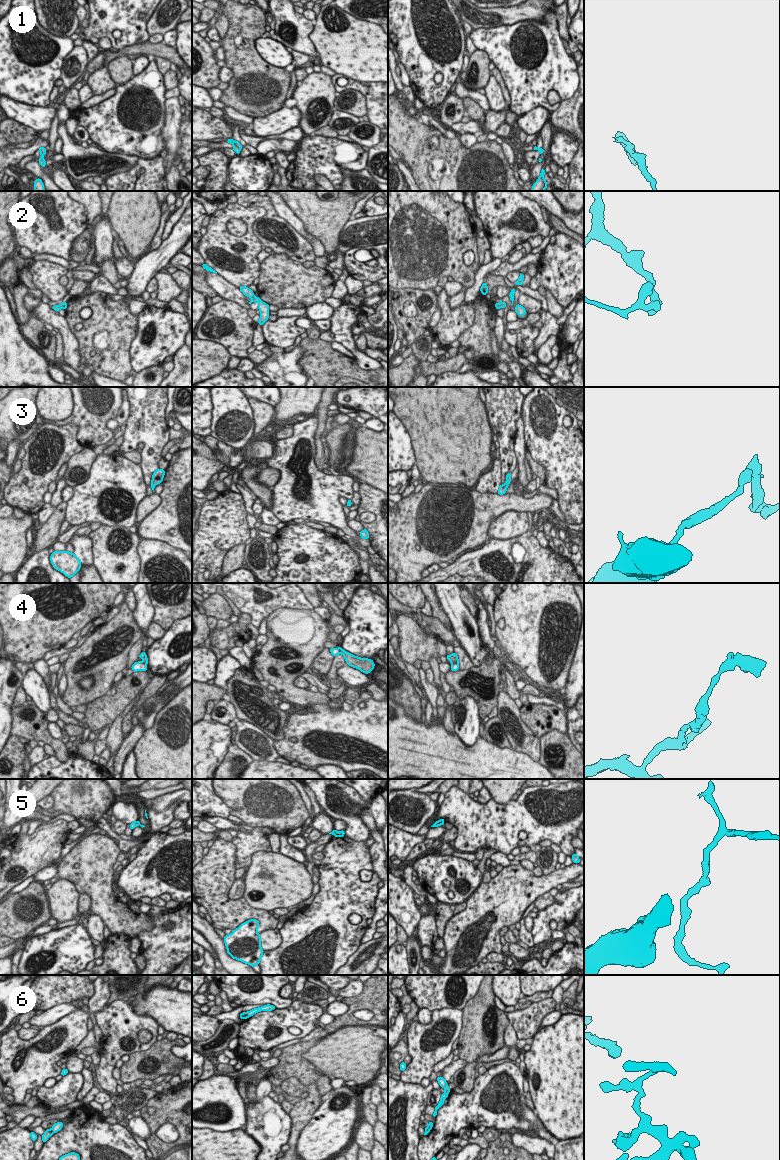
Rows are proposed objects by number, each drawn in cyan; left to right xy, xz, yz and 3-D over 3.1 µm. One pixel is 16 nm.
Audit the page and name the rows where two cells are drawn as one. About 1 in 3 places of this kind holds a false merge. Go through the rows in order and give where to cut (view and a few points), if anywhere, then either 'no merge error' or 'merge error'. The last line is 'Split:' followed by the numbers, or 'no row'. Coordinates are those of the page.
1: cut xz (234, 144), (240, 149); merge error
2: cut none; no merge error
3: cut none; no merge error
4: cut xz (339, 646), (340, 652); merge error
5: cut yz (438, 820), (443, 822); merge error
6: cut xy (50, 1129), (52, 1133); merge error
Split: 1, 4, 5, 6

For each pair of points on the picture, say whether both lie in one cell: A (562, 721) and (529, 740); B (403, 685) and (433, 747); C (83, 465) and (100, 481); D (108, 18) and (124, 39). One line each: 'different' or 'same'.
A: different
B: different
C: different
D: same

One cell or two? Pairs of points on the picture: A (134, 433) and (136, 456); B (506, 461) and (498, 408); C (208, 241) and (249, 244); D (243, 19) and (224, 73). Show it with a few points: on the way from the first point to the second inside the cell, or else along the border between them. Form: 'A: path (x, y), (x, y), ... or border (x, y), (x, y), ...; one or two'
A: border (137, 449), (124, 453); two
B: path (506, 448), (505, 421); one
C: path (218, 241), (239, 241); one
D: border (226, 66), (232, 73), (232, 77), (227, 82); two

